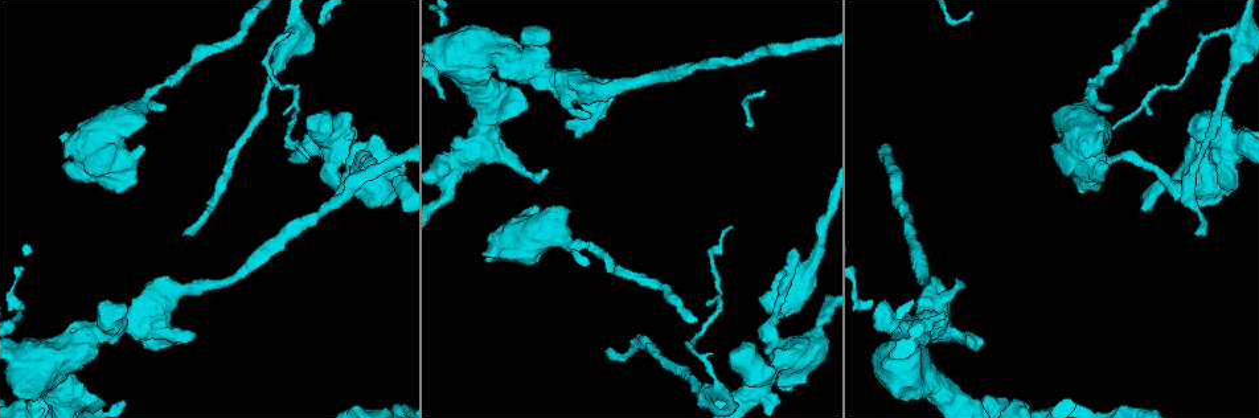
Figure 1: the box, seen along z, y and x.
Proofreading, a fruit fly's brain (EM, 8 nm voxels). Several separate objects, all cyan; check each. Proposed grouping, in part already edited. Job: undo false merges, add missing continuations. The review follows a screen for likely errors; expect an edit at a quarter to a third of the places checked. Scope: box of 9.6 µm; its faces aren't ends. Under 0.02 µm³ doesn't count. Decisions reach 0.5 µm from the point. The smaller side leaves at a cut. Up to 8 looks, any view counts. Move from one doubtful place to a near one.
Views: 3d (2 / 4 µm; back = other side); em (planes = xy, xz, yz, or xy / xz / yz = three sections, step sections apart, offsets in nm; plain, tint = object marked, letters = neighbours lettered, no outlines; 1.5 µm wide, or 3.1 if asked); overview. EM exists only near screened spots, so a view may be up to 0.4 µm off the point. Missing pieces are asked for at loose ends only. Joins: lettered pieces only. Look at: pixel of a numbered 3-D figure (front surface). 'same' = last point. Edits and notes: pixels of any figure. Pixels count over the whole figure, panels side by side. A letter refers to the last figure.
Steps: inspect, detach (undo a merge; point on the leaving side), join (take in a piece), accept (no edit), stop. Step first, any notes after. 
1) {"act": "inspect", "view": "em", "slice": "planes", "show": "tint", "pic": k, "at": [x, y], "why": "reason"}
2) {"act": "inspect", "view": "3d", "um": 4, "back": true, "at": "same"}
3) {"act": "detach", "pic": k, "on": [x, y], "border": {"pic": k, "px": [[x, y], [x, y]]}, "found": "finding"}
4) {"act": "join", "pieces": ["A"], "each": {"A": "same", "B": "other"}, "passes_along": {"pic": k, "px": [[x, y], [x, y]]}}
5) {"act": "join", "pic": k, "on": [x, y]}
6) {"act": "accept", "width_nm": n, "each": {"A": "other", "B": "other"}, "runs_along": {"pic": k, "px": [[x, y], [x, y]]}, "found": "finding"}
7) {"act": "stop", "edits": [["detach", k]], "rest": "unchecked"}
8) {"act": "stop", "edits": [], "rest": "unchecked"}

{"act": "inspect", "view": "3d", "um": 2, "pic": 1, "at": [1198, 235], "why": "long arm stops here"}

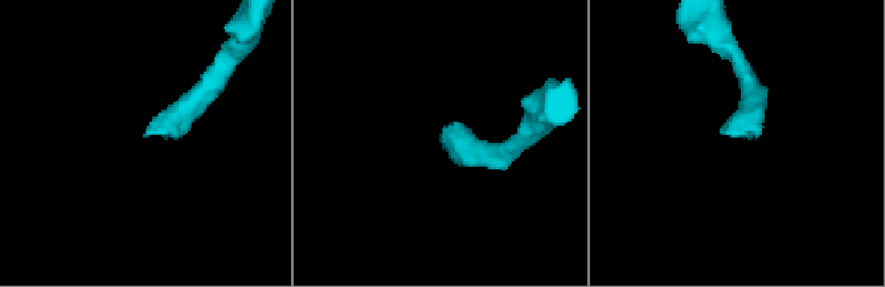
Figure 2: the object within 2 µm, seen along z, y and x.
{"act": "inspect", "view": "em", "slice": "planes", "show": "tint", "pic": 2, "at": [741, 137]}

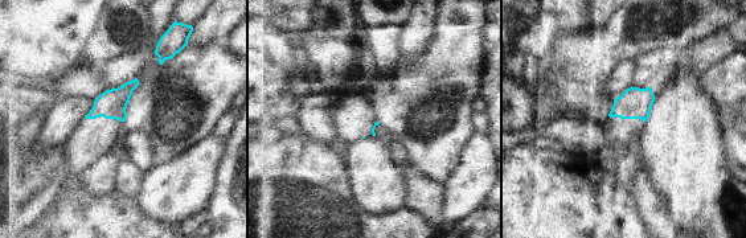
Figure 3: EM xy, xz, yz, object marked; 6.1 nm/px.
{"act": "inspect", "view": "em", "slice": "planes", "show": "letters", "at": "same", "why": "see the neighbours"}

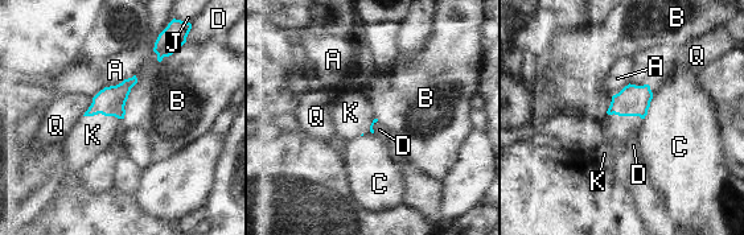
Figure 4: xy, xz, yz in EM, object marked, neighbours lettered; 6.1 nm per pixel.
{"act": "join", "pieces": ["K"], "each": {"A": "other", "B": "other", "C": "other", "D": "other", "J": "other", "K": "same", "Q": "other"}, "passes_along": {"pic": 4, "px": [[110, 102], [103, 114], [93, 135]]}, "found": "it goes on there"}

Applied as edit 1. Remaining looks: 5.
{"act": "inspect", "view": "3d", "um": 4, "pic": 1, "at": [372, 160], "why": "end of a long branch"}

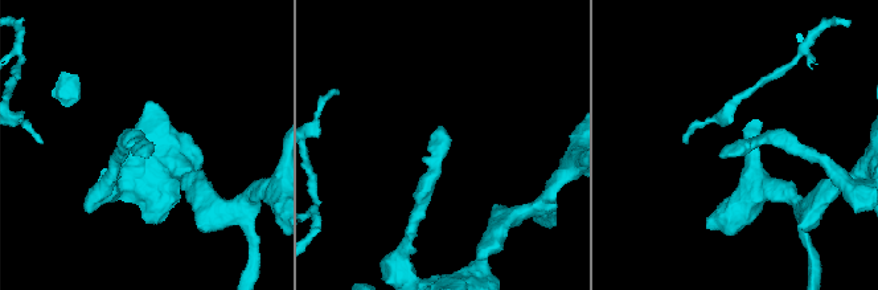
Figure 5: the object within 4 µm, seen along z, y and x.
{"act": "inspect", "view": "em", "slice": "planes", "show": "letters", "pic": 5, "at": [442, 128]}

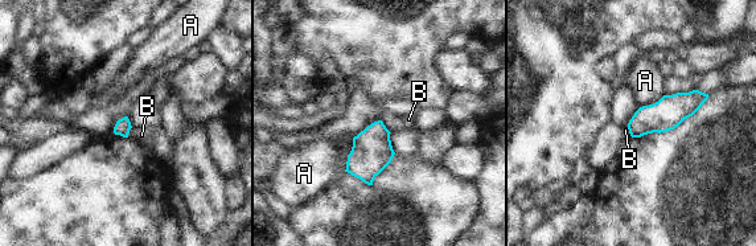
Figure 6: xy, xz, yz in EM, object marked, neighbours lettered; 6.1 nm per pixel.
{"act": "accept", "each": {"A": "other", "B": "other"}, "border": {"pic": 6, "px": [[132, 127], [127, 136]]}, "found": "none of them fits"}

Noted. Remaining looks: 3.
{"act": "inspect", "view": "em", "slice": "xy", "step": 4, "show": "plain", "pic": 1, "at": [160, 84], "why": "thin neck"}

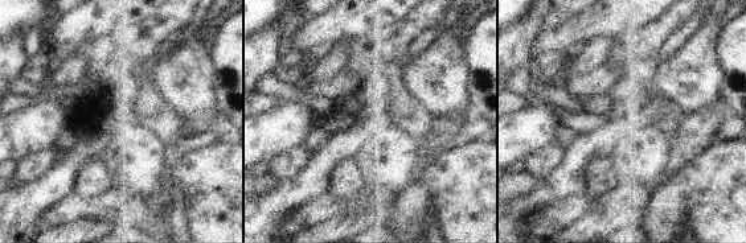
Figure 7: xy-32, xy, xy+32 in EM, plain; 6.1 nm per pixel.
{"act": "inspect", "view": "em", "slice": "xy", "step": 4, "show": "tint", "at": "same", "why": "with the object marked"}

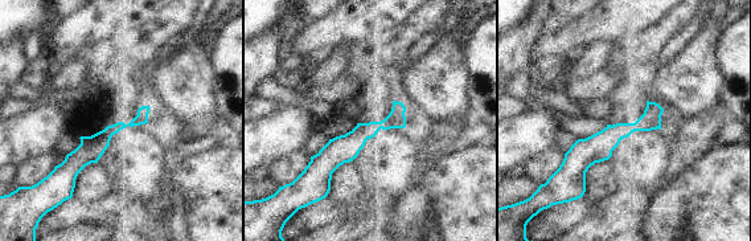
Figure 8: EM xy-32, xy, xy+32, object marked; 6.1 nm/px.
{"act": "inspect", "view": "em", "slice": "xy", "step": 4, "show": "letters", "at": "same", "why": "what lies round it"}

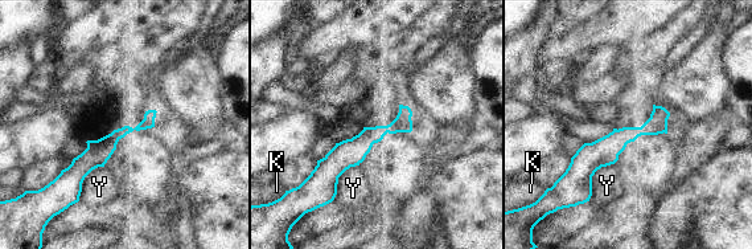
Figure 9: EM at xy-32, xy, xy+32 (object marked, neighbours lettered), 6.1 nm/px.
{"act": "accept", "width_nm": 90, "each": {"K": "other", "Y": "other"}, "runs_along": {"pic": 9, "px": [[665, 114], [594, 155], [571, 178]]}, "found": "one neuron here"}

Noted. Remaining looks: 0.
{"act": "stop", "edits": [["join", 4]], "rest": "unchecked"}

